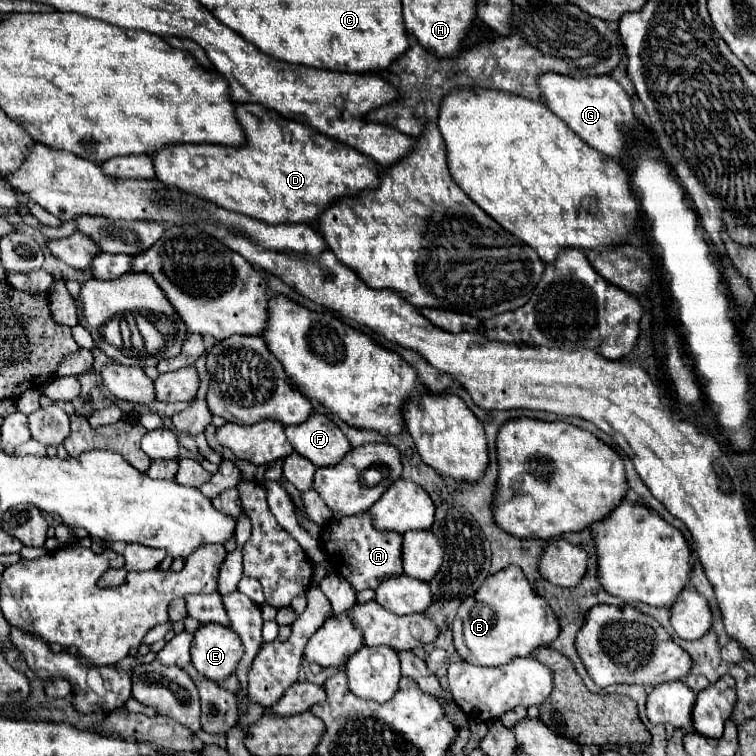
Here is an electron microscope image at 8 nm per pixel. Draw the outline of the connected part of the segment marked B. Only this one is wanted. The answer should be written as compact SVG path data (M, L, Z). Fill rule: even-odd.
M510 565L510 567L490 575L482 583L482 587L460 605L452 631L454 631L456 651L464 661L468 661L472 665L498 667L498 665L510 663L516 657L530 657L536 647L550 645L560 635L560 623L558 623L558 617L554 615L554 611L550 609L550 605L530 587L522 569L516 565Z

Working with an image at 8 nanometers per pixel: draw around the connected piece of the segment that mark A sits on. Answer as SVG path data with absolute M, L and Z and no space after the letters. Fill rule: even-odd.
M368 513L352 515L350 519L344 517L342 521L324 525L322 543L328 563L352 585L356 593L364 589L376 589L384 579L402 575L402 535L392 531L376 531L368 519Z

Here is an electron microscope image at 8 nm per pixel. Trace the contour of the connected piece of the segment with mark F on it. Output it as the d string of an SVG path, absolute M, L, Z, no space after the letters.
M314 413L300 425L288 425L286 437L294 451L316 467L336 465L352 447L340 427L326 415Z

